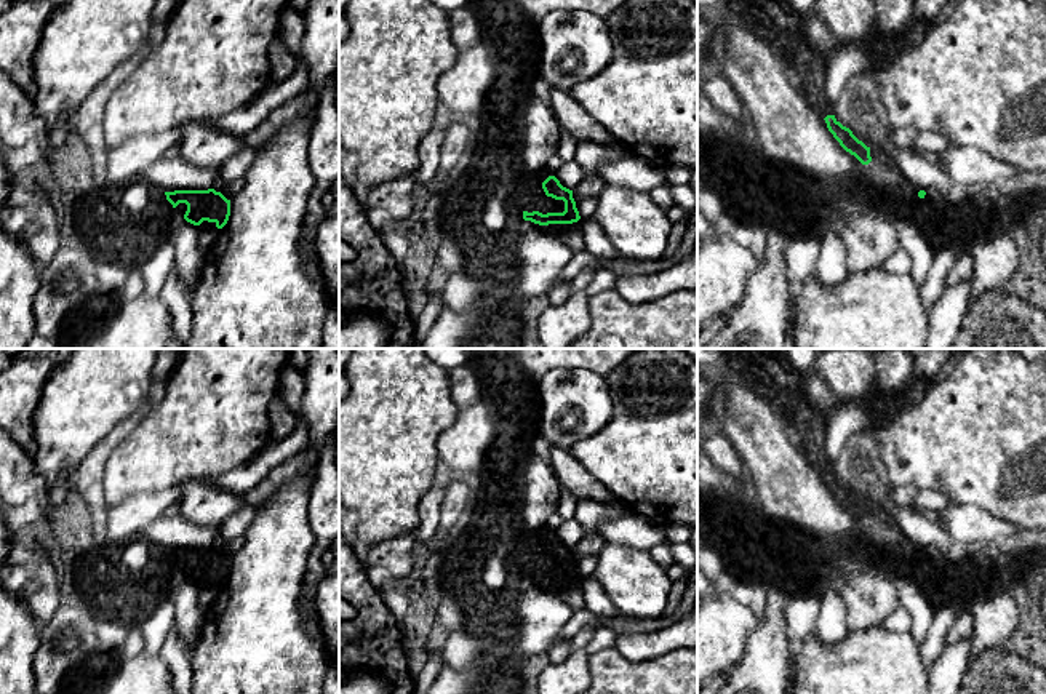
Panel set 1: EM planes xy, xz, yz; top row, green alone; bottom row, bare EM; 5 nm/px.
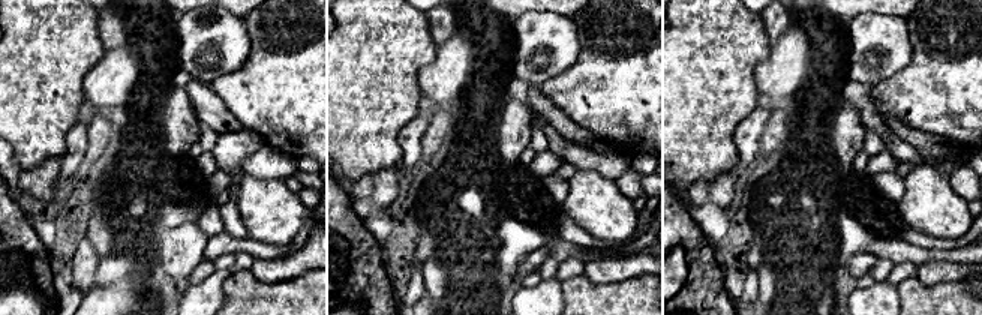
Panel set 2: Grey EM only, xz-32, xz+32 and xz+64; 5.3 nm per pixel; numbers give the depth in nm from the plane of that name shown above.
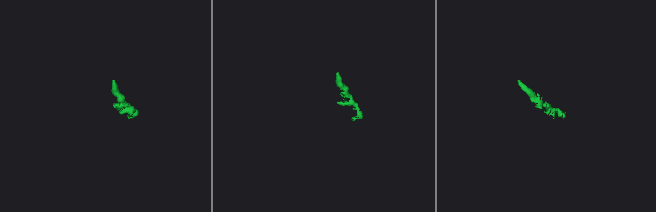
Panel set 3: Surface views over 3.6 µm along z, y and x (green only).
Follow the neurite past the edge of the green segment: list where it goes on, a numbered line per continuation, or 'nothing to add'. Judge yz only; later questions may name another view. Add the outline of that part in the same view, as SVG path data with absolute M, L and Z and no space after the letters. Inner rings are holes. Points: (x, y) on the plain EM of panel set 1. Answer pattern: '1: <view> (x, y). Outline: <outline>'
1: yz (779, 384). Outline: M747 349L747 360L757 374L757 392L785 422L793 441L822 477L833 473L824 451L825 419L801 395L801 373L787 366L771 349Z
2: yz (891, 541). Outline: M878 504L870 505L872 520L878 524L878 536L872 539L872 550L899 561L908 561L918 552L902 532L896 520Z

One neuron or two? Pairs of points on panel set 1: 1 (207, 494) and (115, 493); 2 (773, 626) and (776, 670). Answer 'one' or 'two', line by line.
1: two
2: one

